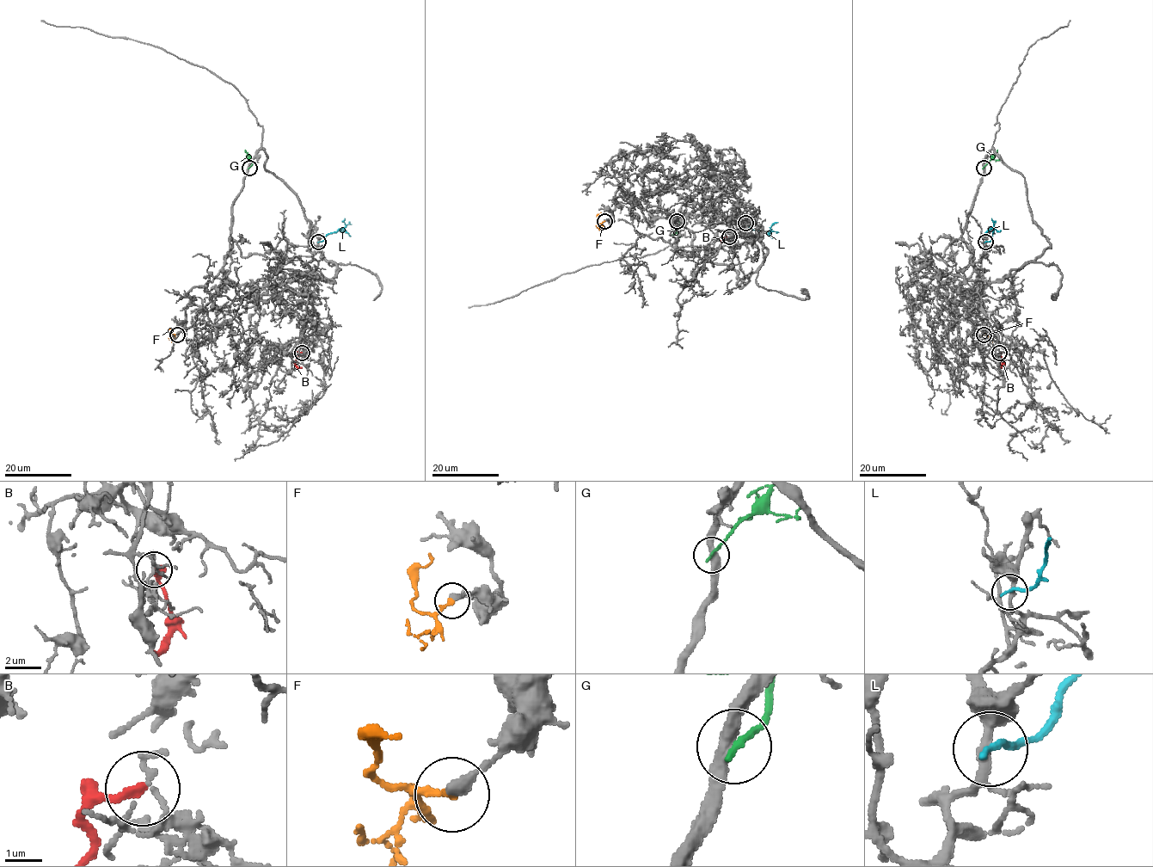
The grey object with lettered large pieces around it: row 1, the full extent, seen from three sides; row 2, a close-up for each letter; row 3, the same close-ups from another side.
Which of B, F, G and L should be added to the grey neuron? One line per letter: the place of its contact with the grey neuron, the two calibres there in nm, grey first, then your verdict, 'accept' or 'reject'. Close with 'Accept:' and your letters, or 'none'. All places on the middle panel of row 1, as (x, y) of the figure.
B: (729, 236) | 120/240 nm | reject
F: (604, 221) | 320/220 nm | reject
G: (677, 221) | 380/180 nm | reject
L: (745, 223) | 240/180 nm | reject
Accept: none

